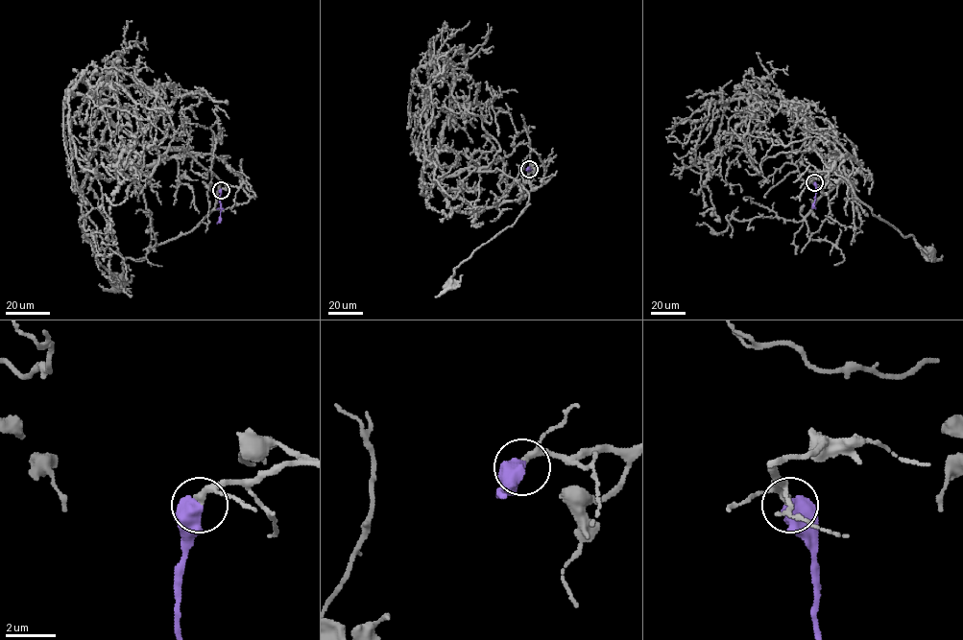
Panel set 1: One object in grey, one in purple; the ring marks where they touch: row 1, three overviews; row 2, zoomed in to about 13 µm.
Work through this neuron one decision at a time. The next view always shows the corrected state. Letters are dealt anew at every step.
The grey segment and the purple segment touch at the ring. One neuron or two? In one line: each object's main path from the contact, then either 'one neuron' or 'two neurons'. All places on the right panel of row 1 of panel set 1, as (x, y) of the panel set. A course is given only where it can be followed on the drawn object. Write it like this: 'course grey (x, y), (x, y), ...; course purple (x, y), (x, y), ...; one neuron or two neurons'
course grey (814, 182), (842, 155), (858, 164), (823, 132), (814, 150), (826, 165), (875, 216), (932, 253); course purple (814, 182), (815, 208); one neuron

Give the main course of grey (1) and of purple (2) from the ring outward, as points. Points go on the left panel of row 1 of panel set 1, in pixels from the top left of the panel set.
1: (222, 190), (243, 179), (215, 155), (130, 164), (110, 125), (221, 181), (119, 281)
2: (222, 190), (217, 224)

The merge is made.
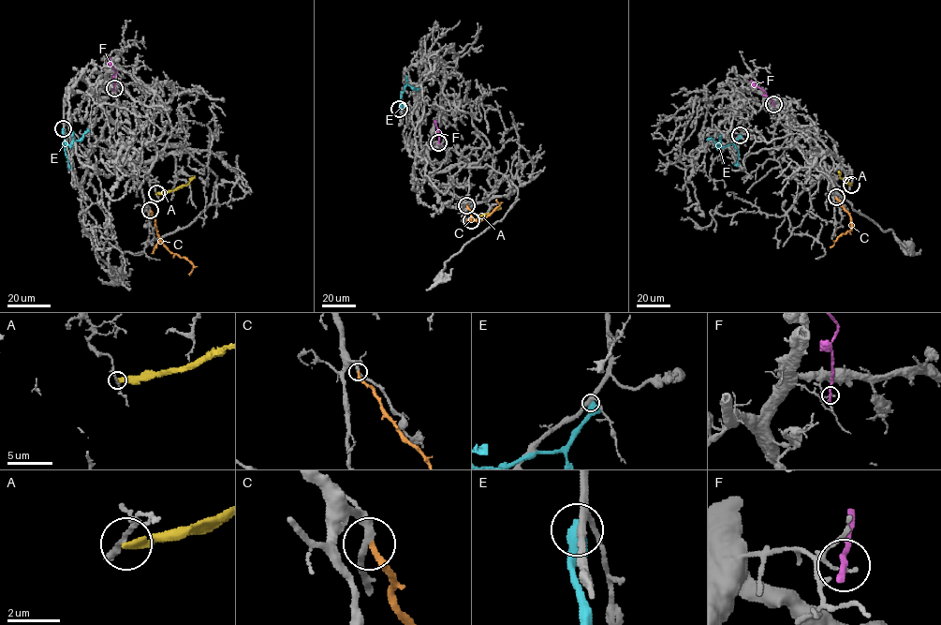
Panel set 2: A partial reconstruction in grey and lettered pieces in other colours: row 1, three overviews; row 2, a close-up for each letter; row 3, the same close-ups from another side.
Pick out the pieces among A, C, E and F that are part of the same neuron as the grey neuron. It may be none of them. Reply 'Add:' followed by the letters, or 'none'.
Add: C

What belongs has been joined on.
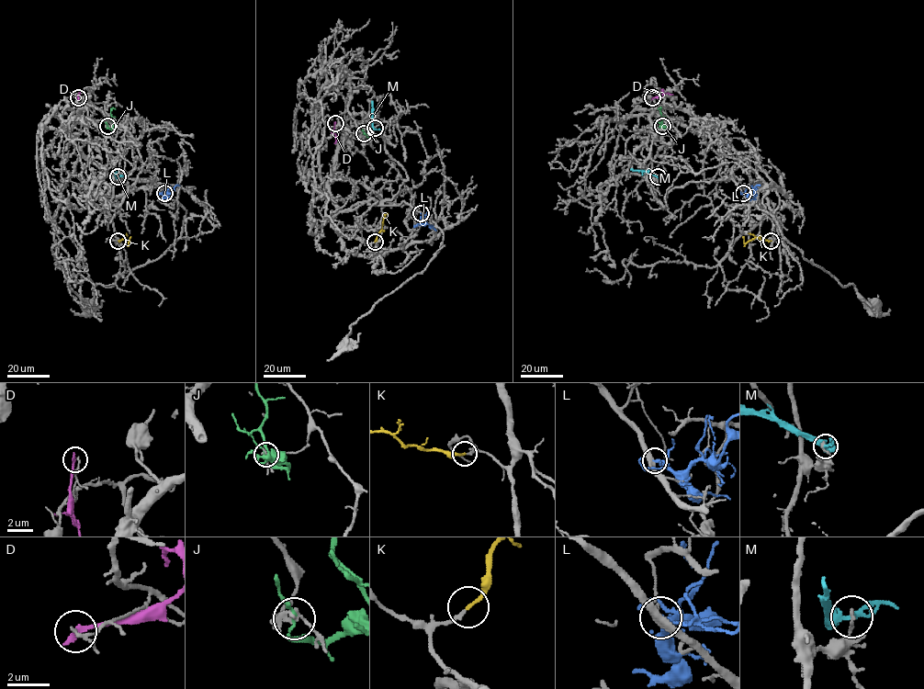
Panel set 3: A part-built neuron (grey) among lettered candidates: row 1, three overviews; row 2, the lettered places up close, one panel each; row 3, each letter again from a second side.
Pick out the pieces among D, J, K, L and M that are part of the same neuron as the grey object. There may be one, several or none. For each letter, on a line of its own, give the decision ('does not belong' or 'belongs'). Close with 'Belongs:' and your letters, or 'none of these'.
D: does not belong
J: does not belong
K: belongs
L: does not belong
M: does not belong
Belongs: K

